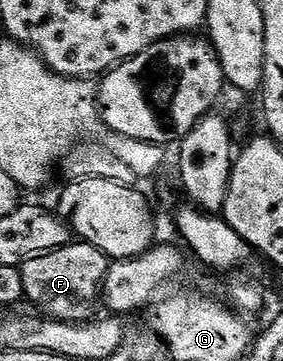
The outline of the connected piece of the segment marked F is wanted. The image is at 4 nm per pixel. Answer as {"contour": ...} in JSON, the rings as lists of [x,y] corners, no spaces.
{"contour":[[[70,242],[56,248],[53,252],[43,252],[39,256],[33,256],[21,265],[23,274],[23,290],[25,300],[28,303],[38,304],[42,308],[44,315],[51,320],[63,320],[66,324],[78,322],[88,322],[94,319],[96,308],[99,308],[101,299],[101,287],[105,281],[105,275],[110,266],[110,259],[103,255],[95,246],[84,242]]]}

